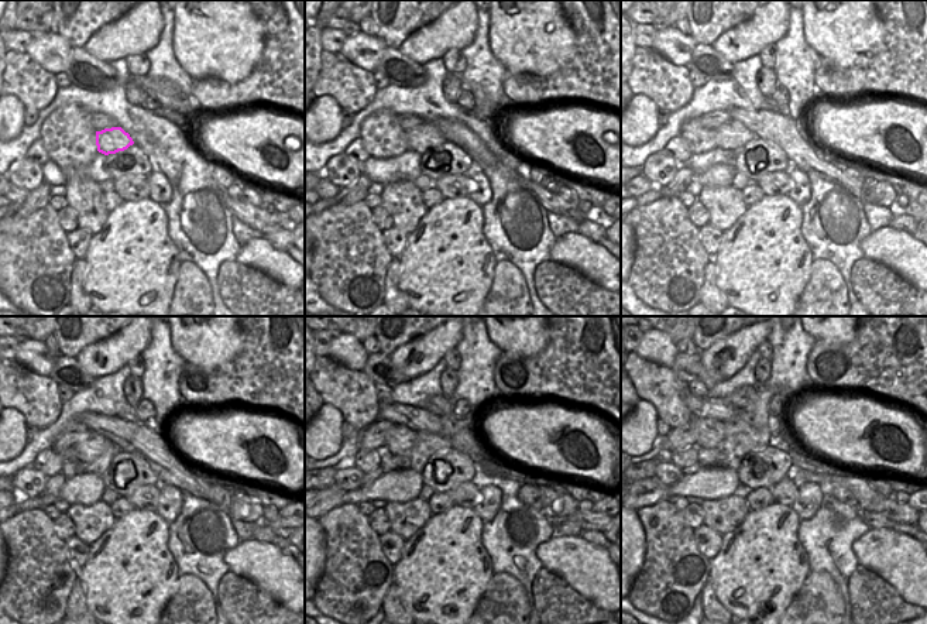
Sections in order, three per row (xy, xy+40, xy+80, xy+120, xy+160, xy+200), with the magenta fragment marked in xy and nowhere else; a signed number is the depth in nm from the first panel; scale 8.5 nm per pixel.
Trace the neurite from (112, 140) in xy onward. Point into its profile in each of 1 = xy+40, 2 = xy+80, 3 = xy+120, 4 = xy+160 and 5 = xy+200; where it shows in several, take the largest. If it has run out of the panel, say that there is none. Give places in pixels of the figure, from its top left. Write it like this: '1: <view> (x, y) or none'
1: xy+40 (425, 137)
2: xy+80 (732, 136)
3: xy+120 (88, 449)
4: xy+160 (400, 438)
5: xy+200 (713, 429)

